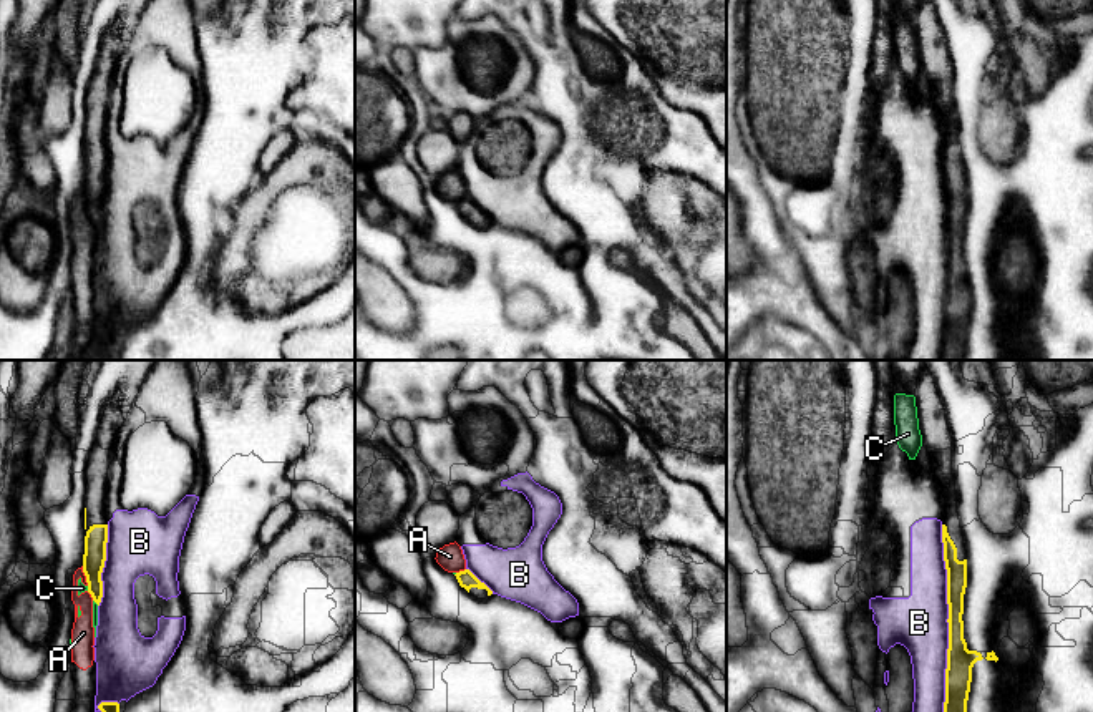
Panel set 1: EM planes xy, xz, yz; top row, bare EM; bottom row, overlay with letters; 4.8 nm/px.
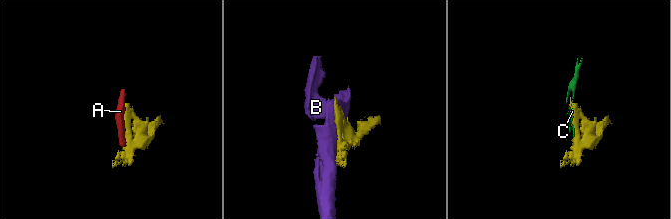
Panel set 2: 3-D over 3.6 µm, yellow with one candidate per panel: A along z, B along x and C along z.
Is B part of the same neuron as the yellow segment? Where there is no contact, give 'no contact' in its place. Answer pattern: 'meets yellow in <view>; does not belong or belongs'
meets yellow in yz; does not belong

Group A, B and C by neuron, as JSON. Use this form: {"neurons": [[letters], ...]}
{"neurons": [["A", "C"], ["B"]]}

